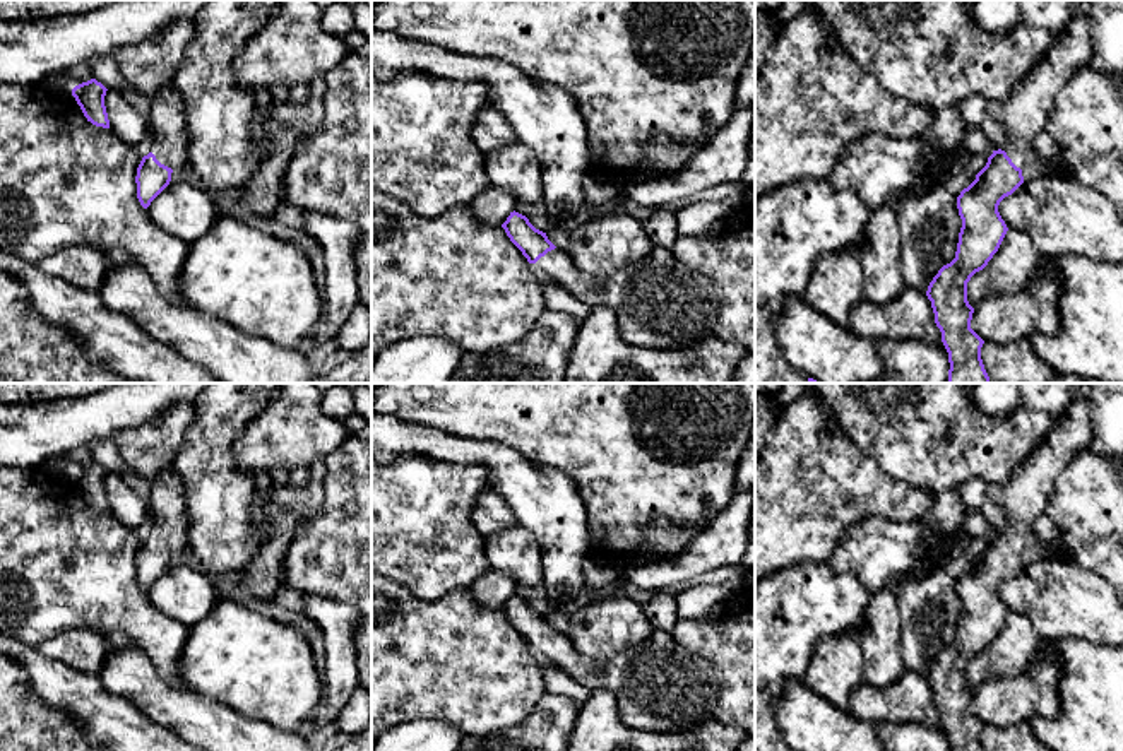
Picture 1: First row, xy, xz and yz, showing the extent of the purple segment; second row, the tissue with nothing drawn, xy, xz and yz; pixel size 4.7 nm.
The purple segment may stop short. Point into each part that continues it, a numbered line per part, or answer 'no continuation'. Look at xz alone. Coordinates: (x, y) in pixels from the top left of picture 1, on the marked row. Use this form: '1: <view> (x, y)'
1: xz (661, 303)

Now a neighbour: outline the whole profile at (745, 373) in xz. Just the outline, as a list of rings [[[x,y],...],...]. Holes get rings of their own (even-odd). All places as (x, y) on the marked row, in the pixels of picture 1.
[[[746,354],[733,383],[755,383],[755,354]]]

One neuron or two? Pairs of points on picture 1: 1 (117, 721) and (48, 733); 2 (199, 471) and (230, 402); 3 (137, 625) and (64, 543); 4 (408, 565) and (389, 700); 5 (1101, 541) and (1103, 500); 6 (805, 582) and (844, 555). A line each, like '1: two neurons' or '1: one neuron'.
1: two neurons
2: one neuron
3: one neuron
4: two neurons
5: one neuron
6: two neurons

